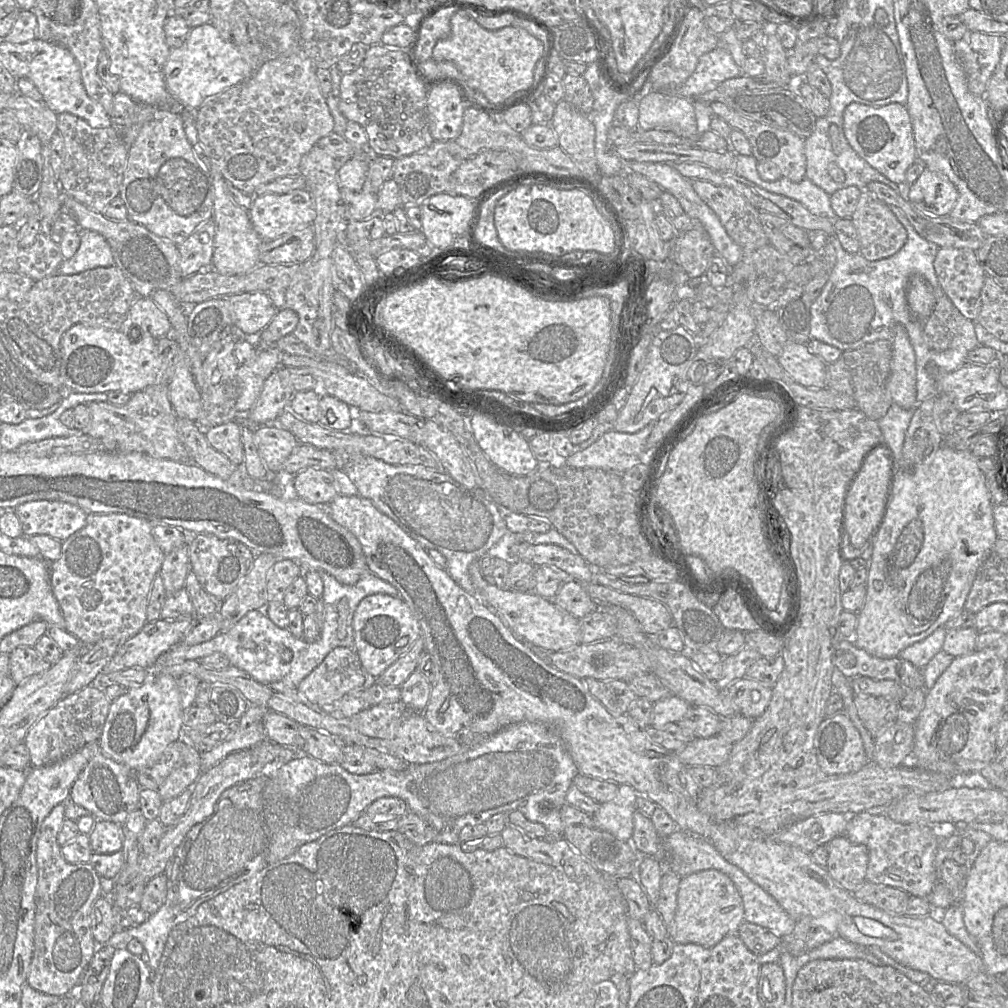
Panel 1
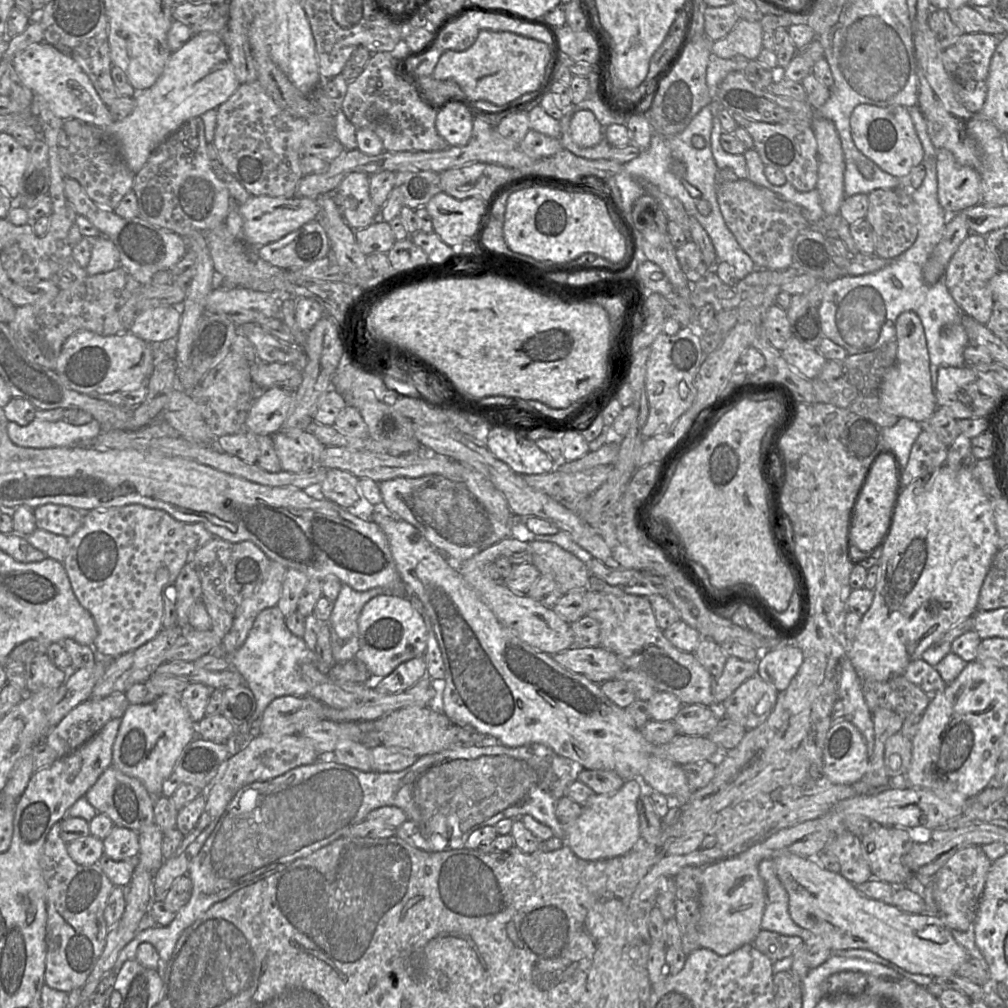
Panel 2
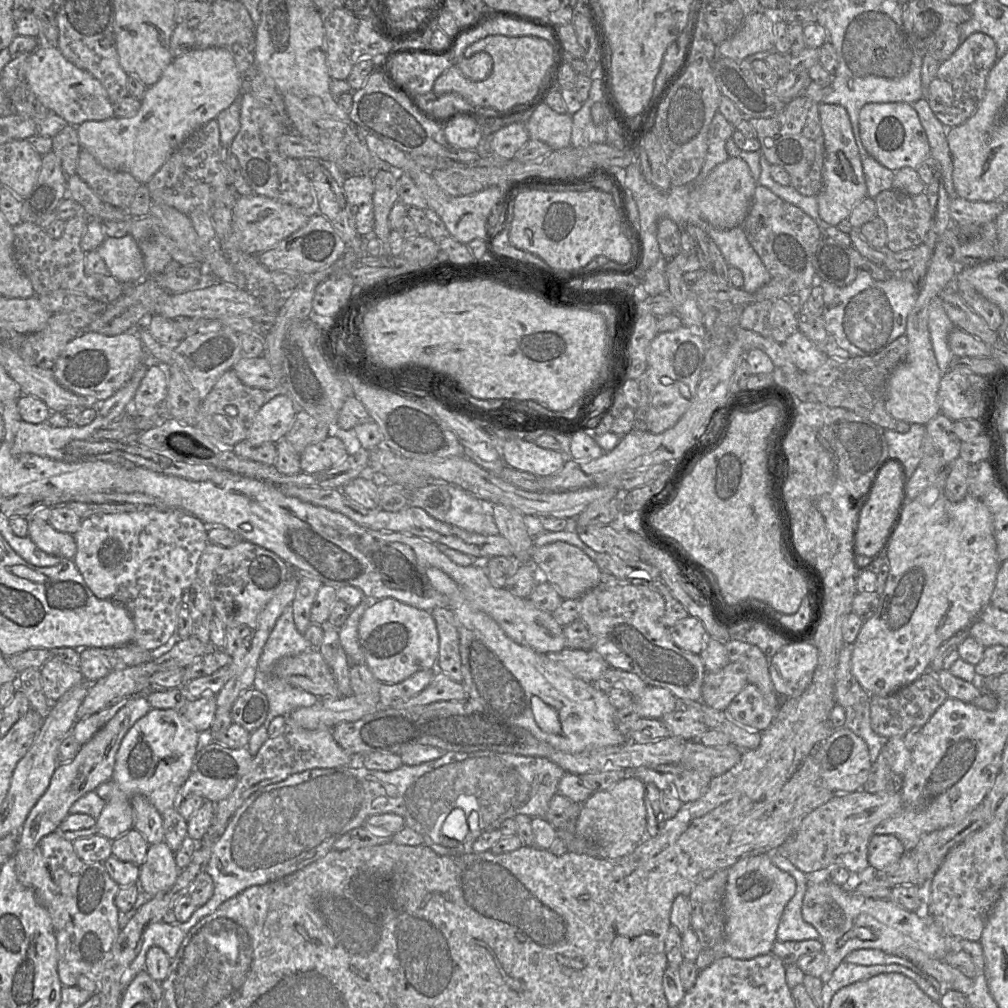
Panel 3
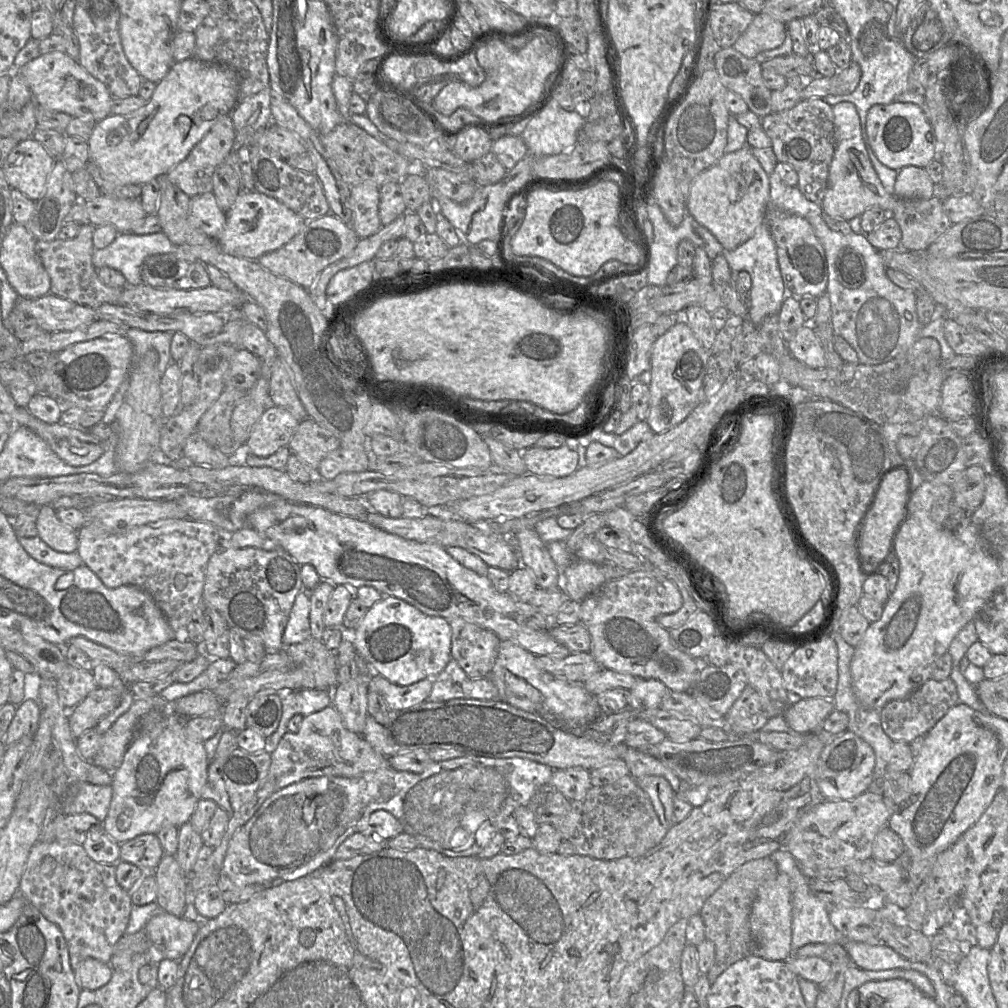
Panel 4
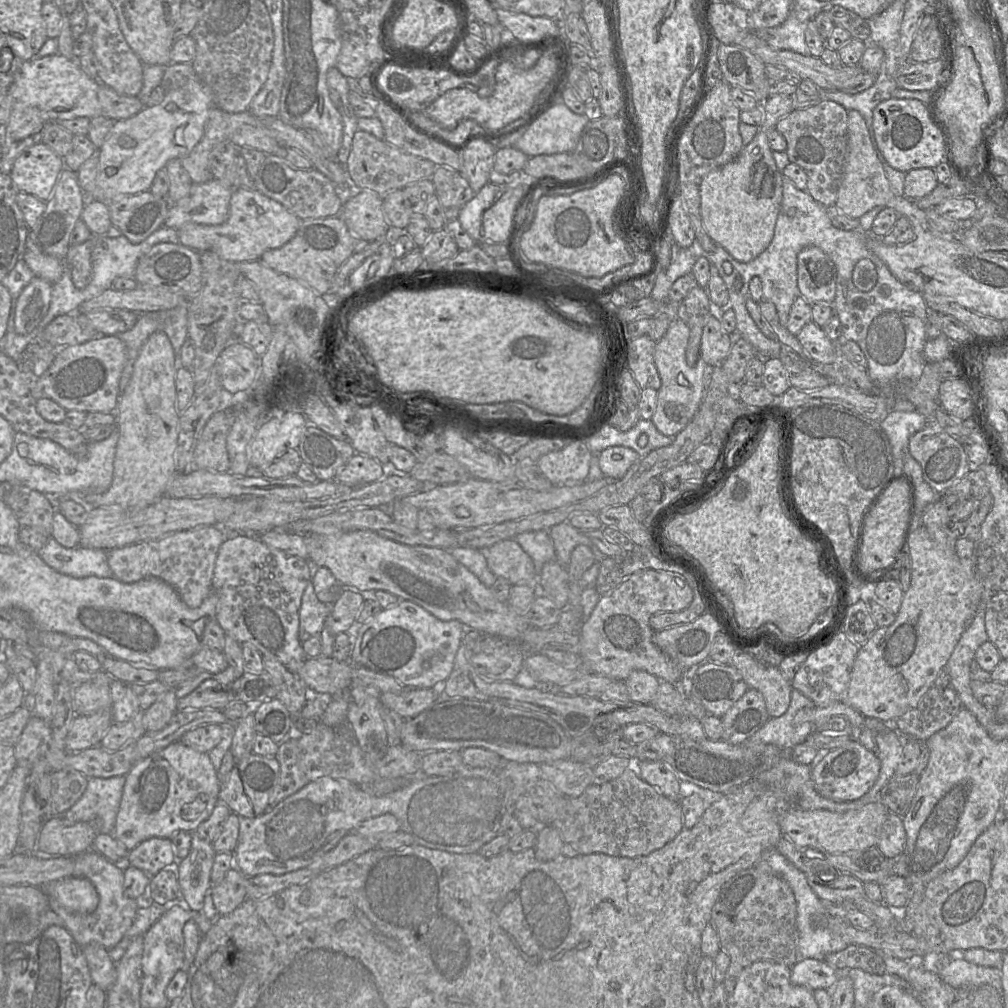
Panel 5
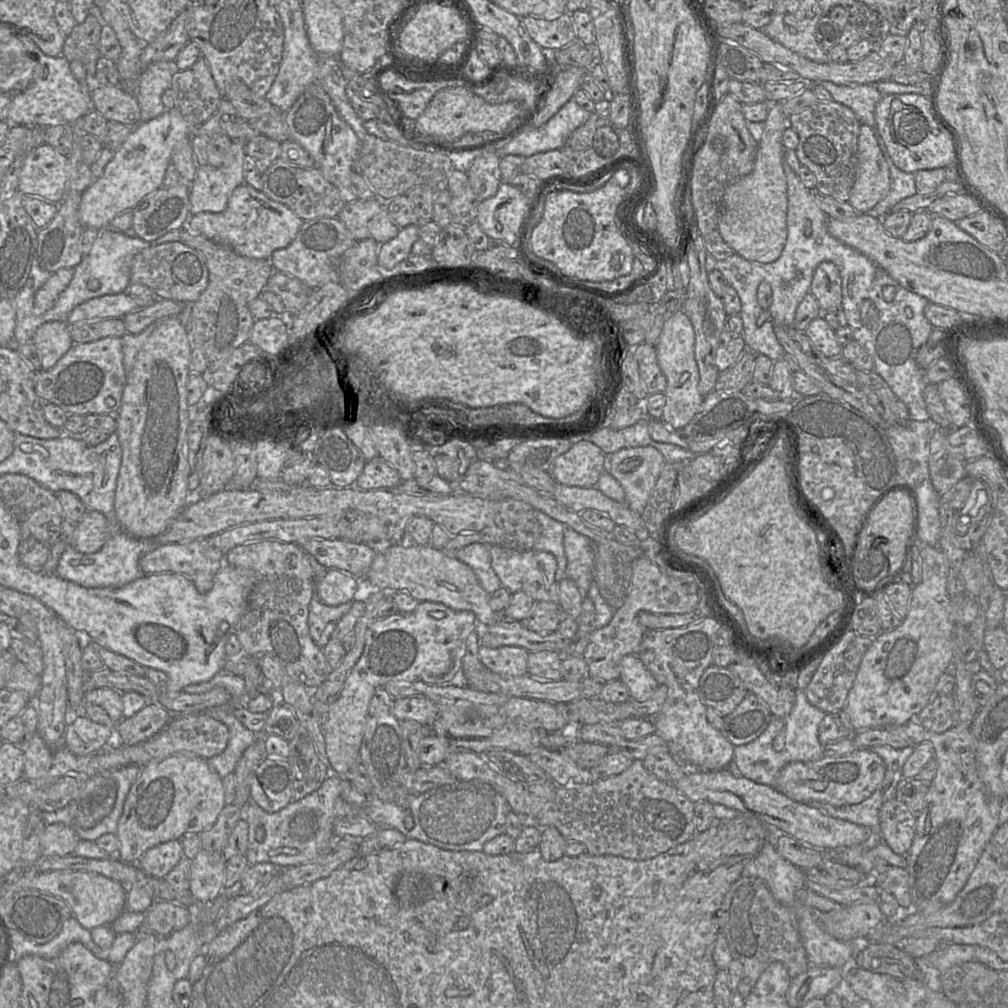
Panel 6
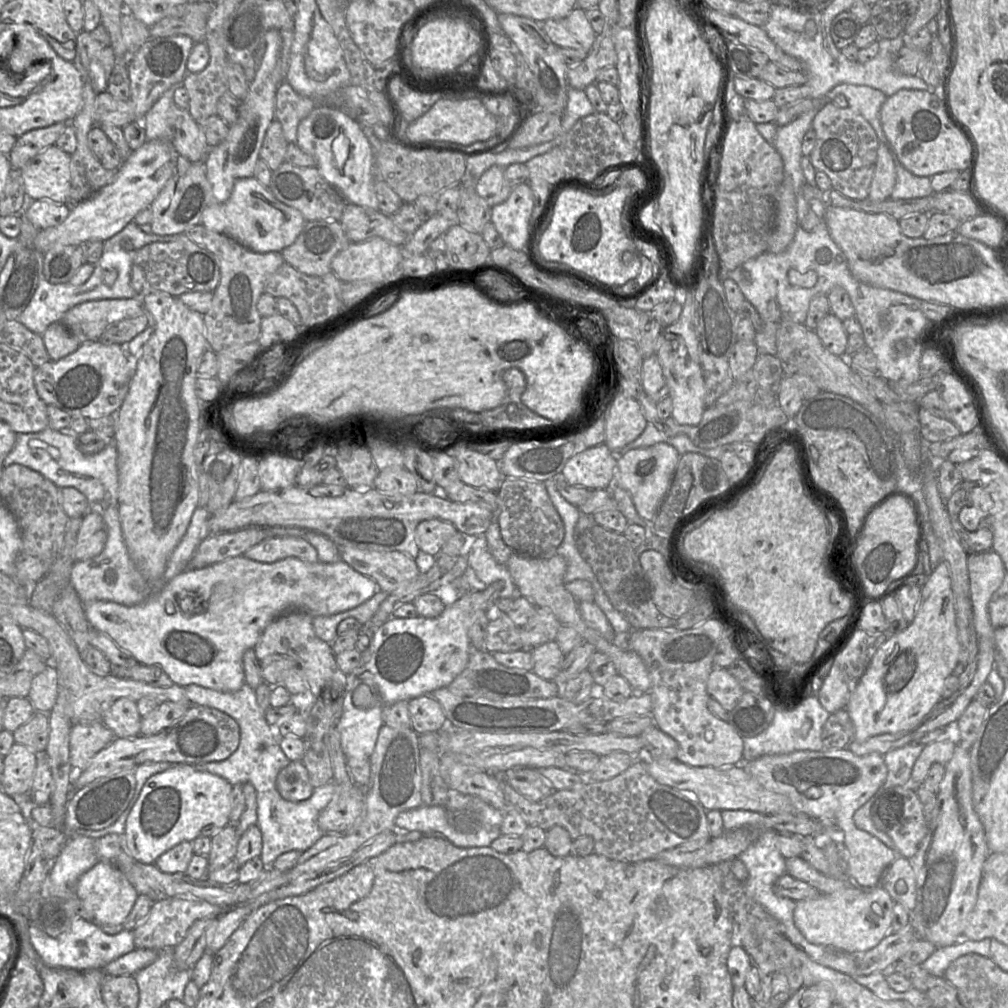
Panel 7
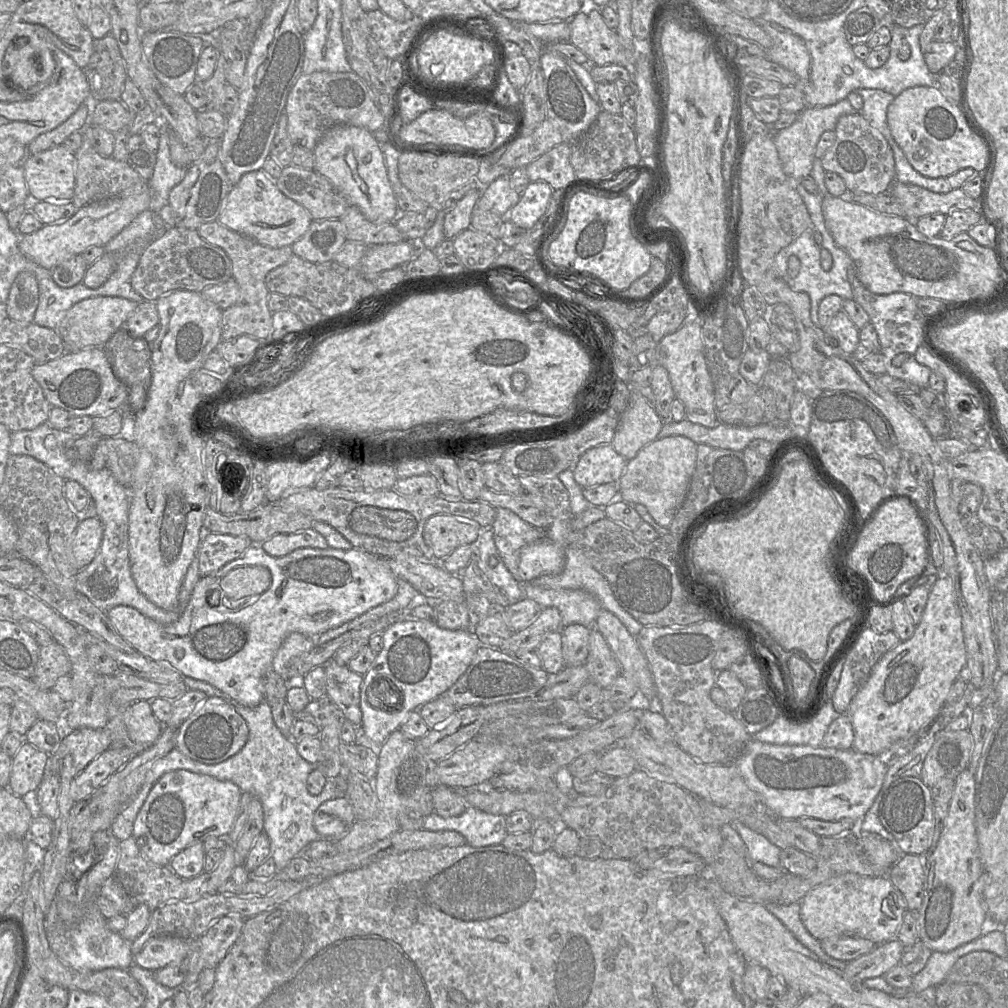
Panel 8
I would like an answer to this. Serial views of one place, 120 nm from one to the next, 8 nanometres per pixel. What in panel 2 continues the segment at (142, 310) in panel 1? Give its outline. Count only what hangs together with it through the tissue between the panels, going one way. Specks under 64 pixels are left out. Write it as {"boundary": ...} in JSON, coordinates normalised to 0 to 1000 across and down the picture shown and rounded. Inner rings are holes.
{"boundary":[[[159,304],[137,310],[128,328],[147,340],[174,336],[179,324],[178,305]]]}

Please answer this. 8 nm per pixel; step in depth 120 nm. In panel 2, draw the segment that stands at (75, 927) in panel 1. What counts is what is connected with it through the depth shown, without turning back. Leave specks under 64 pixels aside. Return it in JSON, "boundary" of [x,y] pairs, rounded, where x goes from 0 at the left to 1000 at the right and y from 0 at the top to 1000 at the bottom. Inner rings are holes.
{"boundary":[[[60,815],[52,819],[46,830],[40,847],[40,859],[46,876],[47,899],[45,977],[68,986],[84,977],[103,942],[108,925],[103,903],[114,879],[96,856],[80,858],[71,853],[66,845],[66,836],[60,829]]]}

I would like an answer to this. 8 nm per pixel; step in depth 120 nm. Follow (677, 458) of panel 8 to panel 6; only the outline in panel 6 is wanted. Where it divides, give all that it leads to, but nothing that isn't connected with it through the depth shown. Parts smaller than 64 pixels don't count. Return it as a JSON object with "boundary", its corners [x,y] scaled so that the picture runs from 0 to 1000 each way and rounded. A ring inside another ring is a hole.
{"boundary":[[[647,442],[618,444],[601,451],[600,467],[617,482],[624,504],[636,511],[660,460],[659,452]]]}

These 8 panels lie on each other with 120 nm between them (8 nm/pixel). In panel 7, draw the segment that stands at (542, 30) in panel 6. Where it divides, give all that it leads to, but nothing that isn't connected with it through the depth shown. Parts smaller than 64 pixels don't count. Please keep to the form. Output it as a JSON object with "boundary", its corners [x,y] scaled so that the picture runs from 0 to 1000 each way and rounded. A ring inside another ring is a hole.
{"boundary":[[[570,7],[559,19],[542,20],[538,27],[550,45],[579,52],[585,51],[592,36],[581,18],[580,11],[574,7]]]}

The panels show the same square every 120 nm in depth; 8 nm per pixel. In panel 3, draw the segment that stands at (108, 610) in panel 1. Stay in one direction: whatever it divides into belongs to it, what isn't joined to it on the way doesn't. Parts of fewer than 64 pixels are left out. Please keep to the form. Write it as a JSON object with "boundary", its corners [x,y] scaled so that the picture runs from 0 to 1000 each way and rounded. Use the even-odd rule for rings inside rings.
{"boundary":[[[166,505],[164,507],[150,506],[114,510],[95,510],[82,515],[78,526],[72,531],[76,541],[76,546],[72,557],[81,569],[85,579],[96,593],[117,598],[125,603],[129,608],[134,620],[134,628],[131,638],[145,645],[159,646],[165,641],[168,641],[170,639],[170,636],[174,633],[177,606],[181,600],[182,589],[189,581],[192,575],[196,573],[195,565],[197,556],[202,545],[207,540],[207,525],[208,522],[205,522],[198,515],[179,505]]]}

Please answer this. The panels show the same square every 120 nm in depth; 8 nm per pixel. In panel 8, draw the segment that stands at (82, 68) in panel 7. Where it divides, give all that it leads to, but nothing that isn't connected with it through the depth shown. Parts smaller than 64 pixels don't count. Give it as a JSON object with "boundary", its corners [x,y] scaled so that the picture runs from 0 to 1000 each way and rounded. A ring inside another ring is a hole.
{"boundary":[[[110,33],[93,39],[92,52],[82,69],[92,101],[119,99],[127,74],[116,41]]]}

